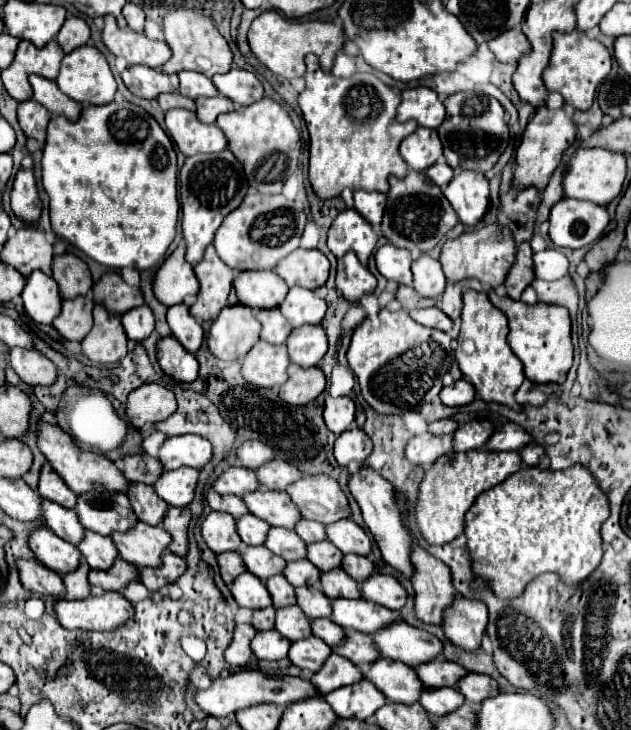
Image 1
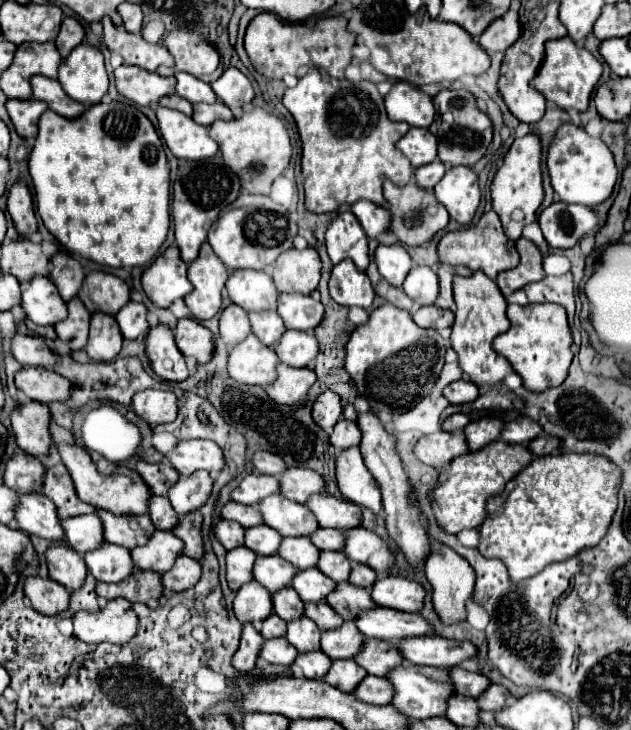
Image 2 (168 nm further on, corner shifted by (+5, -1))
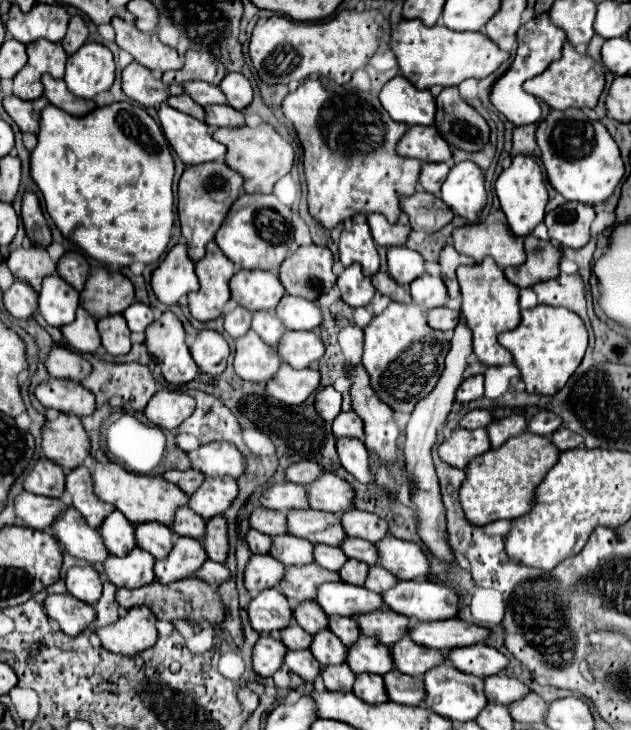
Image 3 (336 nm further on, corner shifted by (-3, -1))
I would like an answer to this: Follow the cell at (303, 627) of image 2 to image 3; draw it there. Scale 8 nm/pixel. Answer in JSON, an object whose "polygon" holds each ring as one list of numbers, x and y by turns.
{"polygon":[[324,630,324,632,316,634,310,650,322,666,326,666,326,664,344,664,346,656,348,656,348,648,330,630]]}

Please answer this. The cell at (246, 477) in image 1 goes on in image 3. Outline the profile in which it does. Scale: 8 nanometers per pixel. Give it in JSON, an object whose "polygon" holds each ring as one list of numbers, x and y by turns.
{"polygon":[[282,482,282,484,274,484,274,486,266,488,262,492,260,502,264,508,282,510,282,512,310,508,306,488,300,484,292,484,292,482]]}

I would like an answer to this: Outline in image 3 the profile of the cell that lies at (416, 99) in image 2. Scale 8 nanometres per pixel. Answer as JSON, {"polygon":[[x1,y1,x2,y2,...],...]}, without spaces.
{"polygon":[[402,74,392,78,380,90,380,102,396,122,408,126,432,124,436,114,436,102,430,90,414,88]]}

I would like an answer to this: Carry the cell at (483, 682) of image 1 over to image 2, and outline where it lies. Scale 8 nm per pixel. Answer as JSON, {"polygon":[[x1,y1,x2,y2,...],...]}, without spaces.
{"polygon":[[490,684,478,698,478,708,480,710,488,710,488,712,496,712,500,708,504,708,506,704,506,698,510,696,510,692,506,694,508,690,504,686,498,686,498,684]]}

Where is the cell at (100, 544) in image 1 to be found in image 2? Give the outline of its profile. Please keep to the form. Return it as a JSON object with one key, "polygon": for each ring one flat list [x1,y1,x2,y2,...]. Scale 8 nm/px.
{"polygon":[[104,542,100,548,86,552,84,562,88,566,88,572,96,580,104,582,120,582,124,580,124,576,128,576,128,572,132,572,132,568,136,568,132,564,128,548,108,542]]}

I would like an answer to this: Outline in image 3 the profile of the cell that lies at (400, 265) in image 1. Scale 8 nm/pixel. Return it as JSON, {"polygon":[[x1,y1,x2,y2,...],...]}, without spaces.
{"polygon":[[394,246,388,250,388,274,406,288,412,280,424,274,424,258,416,250]]}

